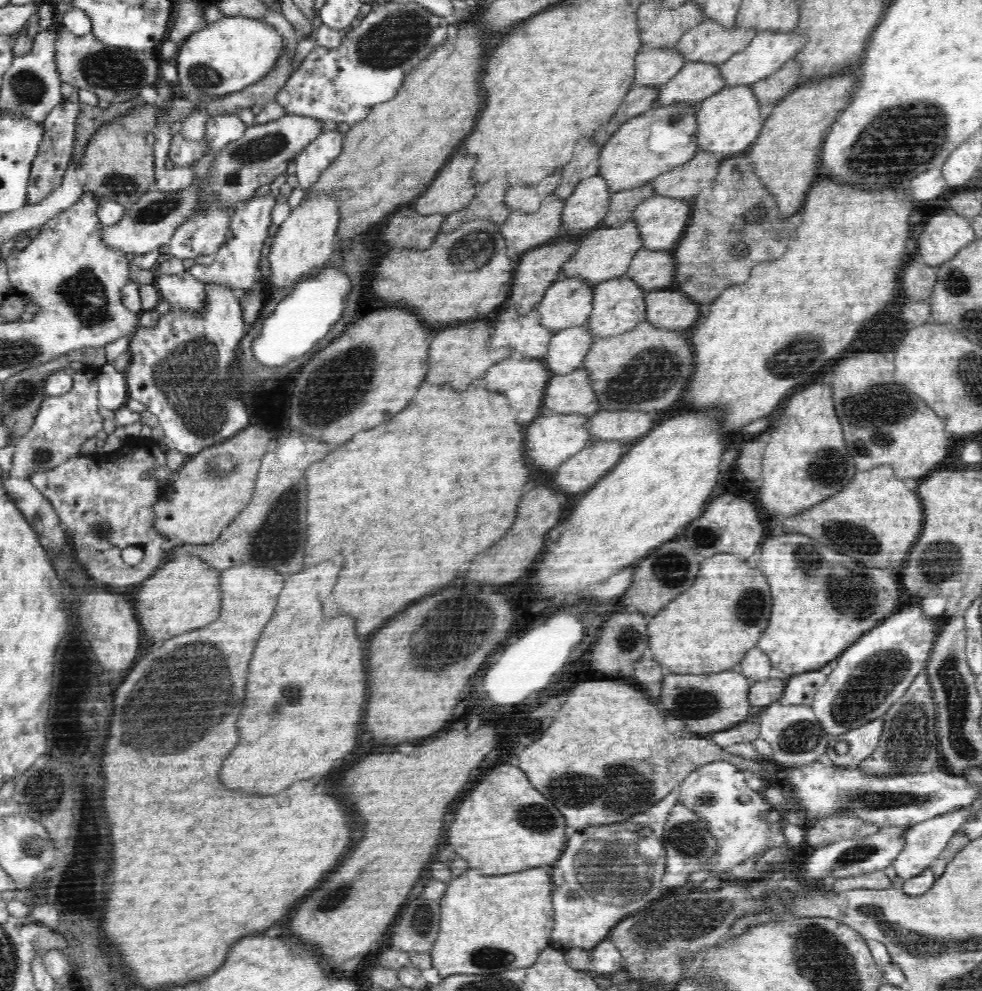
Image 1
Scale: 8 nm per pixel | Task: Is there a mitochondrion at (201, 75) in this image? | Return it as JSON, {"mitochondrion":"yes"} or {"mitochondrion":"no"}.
{"mitochondrion":"yes"}

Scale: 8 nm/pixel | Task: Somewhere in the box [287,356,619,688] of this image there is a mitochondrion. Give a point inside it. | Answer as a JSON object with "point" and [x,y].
{"point":[444,632]}

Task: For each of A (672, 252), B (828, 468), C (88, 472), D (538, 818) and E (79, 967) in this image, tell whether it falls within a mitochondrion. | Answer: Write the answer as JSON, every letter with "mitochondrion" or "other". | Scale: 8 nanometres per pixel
{"A":"other","B":"mitochondrion","C":"other","D":"mitochondrion","E":"other"}

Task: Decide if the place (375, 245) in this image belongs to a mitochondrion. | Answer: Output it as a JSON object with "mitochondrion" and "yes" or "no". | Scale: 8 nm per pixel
{"mitochondrion":"no"}

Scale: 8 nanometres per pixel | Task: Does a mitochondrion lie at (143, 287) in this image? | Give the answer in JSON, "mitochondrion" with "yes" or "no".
{"mitochondrion":"no"}

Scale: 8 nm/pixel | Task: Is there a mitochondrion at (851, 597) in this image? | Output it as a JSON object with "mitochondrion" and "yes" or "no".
{"mitochondrion":"yes"}

